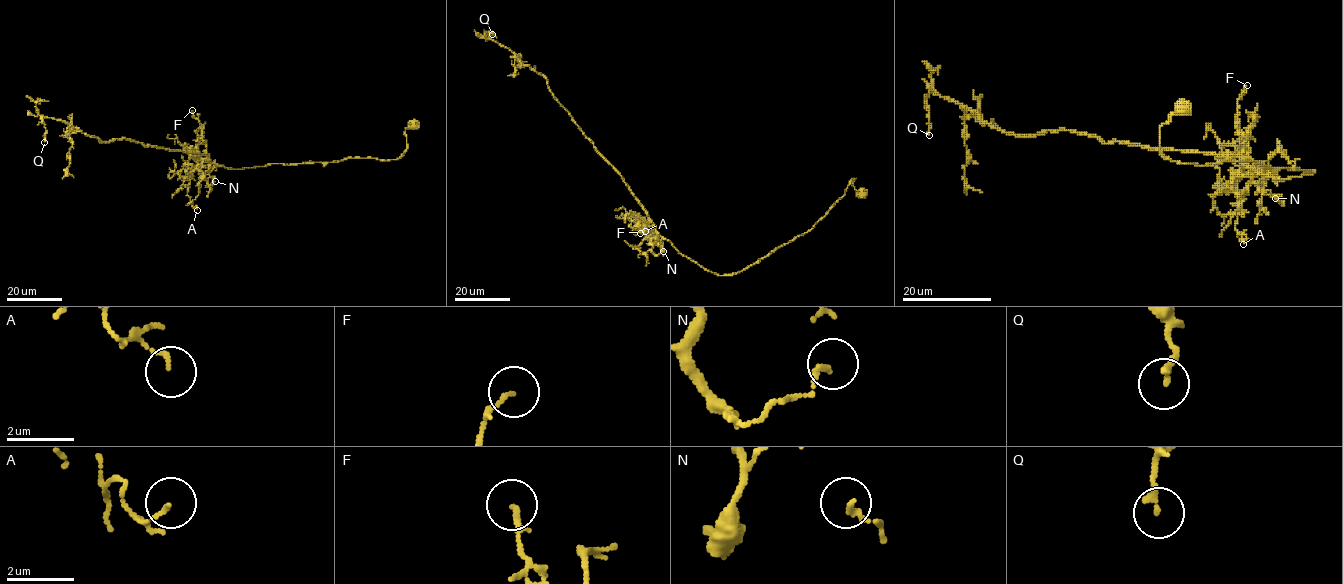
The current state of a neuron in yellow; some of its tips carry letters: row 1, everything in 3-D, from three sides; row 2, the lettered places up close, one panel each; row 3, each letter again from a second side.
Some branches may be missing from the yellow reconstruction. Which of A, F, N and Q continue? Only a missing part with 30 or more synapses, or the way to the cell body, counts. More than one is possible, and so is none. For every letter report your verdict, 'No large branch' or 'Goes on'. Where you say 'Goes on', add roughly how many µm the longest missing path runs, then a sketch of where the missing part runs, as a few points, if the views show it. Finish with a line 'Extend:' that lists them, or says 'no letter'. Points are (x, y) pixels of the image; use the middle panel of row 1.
A: No large branch
F: No large branch
N: No large branch
Q: No large branch
Extend: no letter

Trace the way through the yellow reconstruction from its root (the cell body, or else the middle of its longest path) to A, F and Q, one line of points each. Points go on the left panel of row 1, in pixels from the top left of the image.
A: (414, 124), (405, 129), (407, 150), (396, 160), (347, 158), (242, 169), (202, 162), (187, 189), (197, 210)
F: (414, 124), (405, 129), (407, 150), (396, 160), (347, 158), (230, 169), (210, 160), (192, 110)
Q: (414, 124), (396, 160), (242, 169), (124, 138), (101, 142), (38, 113), (44, 142)

